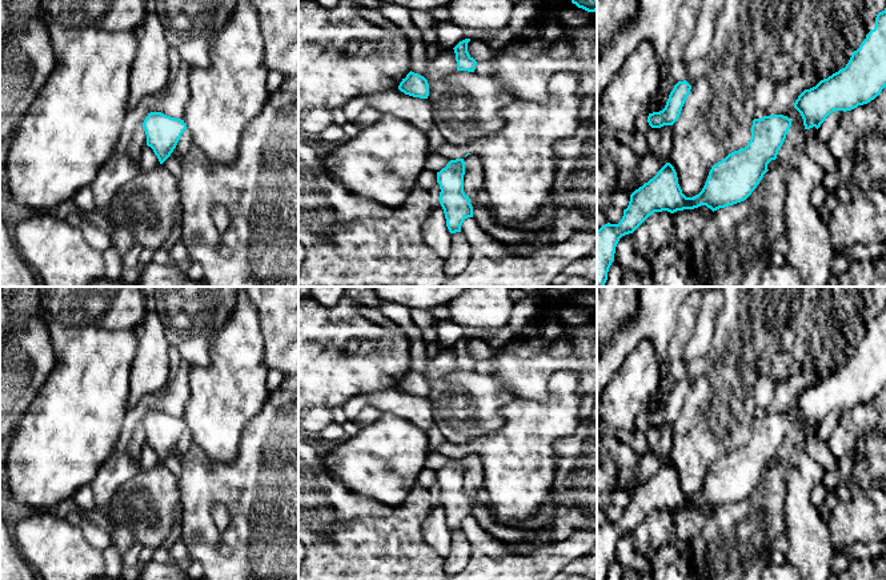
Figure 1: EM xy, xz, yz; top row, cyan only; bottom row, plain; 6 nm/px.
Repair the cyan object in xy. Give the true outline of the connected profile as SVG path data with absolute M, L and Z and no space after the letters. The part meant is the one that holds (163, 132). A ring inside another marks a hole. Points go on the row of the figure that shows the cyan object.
M151 112L143 123L147 135L147 145L151 147L163 164L176 148L187 124L181 119L167 116L161 112Z

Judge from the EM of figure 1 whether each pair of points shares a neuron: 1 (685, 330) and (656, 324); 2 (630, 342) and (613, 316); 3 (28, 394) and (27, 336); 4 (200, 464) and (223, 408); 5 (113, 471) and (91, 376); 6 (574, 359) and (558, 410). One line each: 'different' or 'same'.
1: different
2: different
3: same
4: different
5: different
6: different

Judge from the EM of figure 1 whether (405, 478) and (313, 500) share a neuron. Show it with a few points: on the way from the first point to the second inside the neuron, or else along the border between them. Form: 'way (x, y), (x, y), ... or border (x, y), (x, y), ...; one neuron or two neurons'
border (340, 482), (349, 490), (381, 503); two neurons

